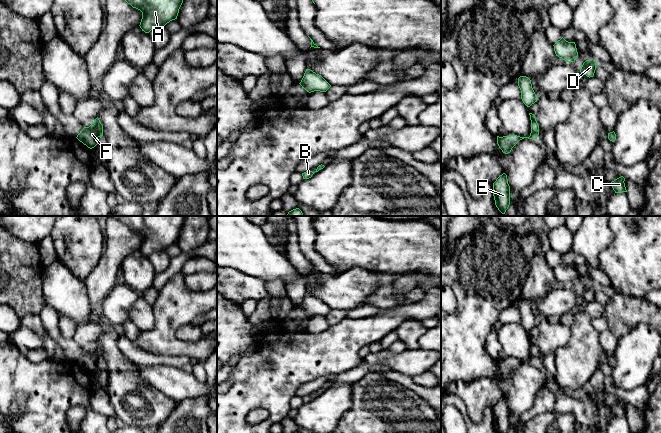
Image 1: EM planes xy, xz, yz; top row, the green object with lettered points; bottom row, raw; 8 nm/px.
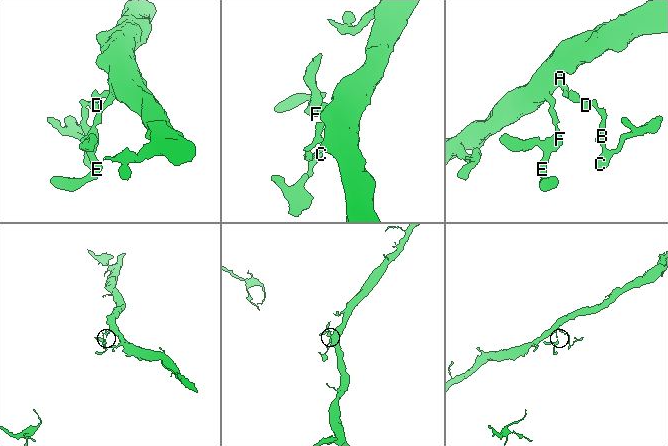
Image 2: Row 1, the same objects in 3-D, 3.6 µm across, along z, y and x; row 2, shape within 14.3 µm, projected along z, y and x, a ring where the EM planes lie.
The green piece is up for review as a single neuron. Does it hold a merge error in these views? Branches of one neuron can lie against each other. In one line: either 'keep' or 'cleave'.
keep

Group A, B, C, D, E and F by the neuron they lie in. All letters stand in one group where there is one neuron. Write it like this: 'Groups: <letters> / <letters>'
Groups: A B C D E F

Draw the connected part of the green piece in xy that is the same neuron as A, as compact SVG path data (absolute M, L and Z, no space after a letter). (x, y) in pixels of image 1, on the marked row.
M125 0L142 12L140 28L149 33L153 28L164 27L177 19L183 0Z

